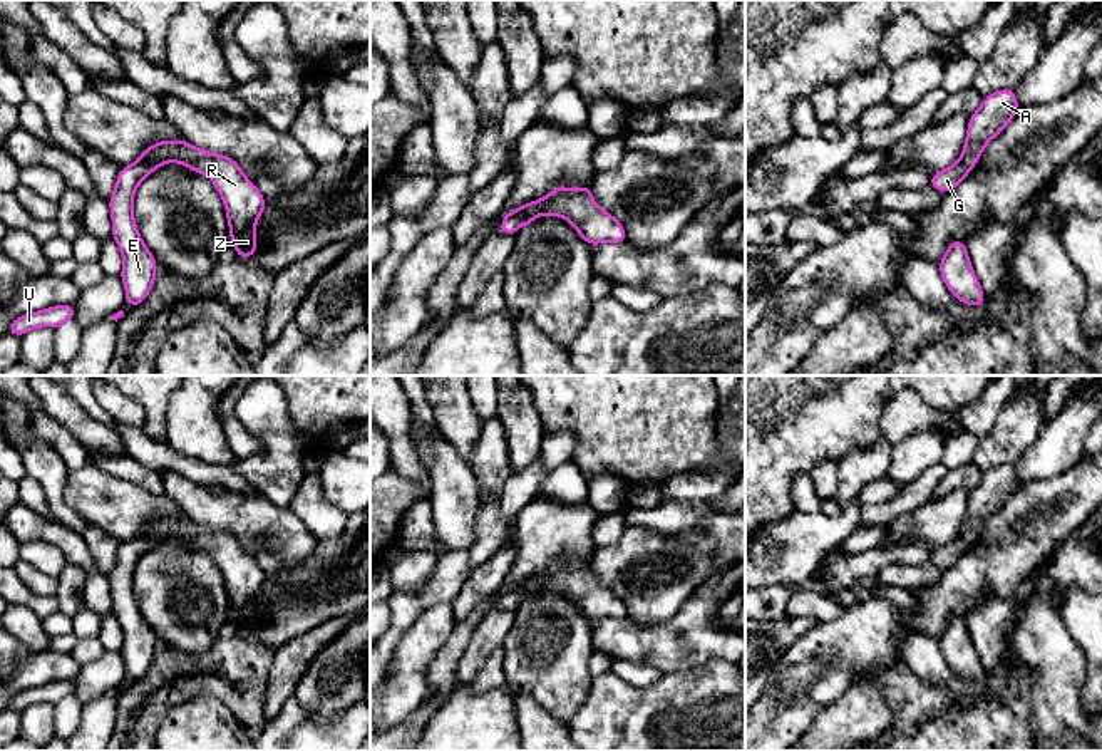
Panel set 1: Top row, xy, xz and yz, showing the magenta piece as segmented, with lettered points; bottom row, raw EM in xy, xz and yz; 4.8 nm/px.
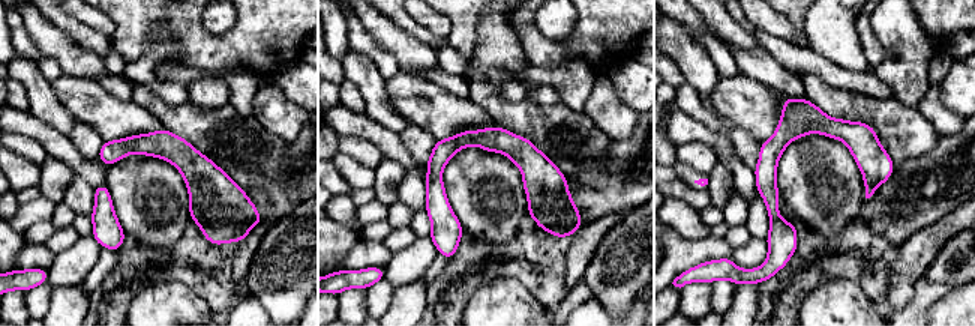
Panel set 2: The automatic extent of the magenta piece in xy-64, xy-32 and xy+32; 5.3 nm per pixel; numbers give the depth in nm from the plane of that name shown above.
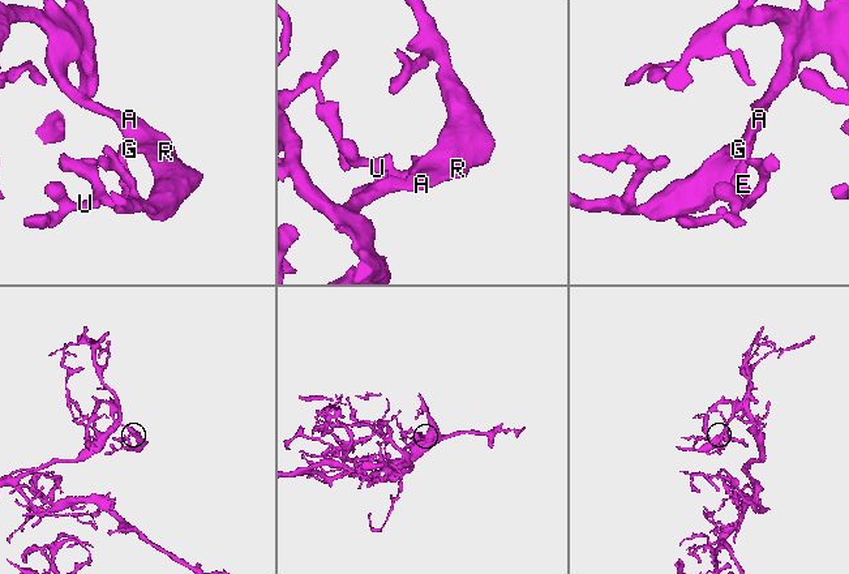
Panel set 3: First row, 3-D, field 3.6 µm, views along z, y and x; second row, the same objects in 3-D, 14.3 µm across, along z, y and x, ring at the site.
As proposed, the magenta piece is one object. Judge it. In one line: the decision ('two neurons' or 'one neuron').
one neuron

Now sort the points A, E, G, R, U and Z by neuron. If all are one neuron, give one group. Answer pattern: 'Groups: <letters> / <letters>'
Groups: A E G R U Z

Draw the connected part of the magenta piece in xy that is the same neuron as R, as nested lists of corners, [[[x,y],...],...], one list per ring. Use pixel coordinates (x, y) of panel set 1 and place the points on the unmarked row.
[[[183,513],[152,518],[136,538],[121,543],[109,573],[112,614],[124,637],[119,652],[126,664],[126,679],[132,684],[152,666],[159,640],[139,610],[132,585],[134,570],[152,546],[171,536],[213,555],[224,577],[229,614],[238,632],[246,637],[258,625],[255,600],[265,587],[266,575],[239,540],[231,531],[194,523]]]

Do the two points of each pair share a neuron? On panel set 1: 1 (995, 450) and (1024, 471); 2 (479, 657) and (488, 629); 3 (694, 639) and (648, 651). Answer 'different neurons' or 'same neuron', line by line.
1: different neurons
2: same neuron
3: same neuron

